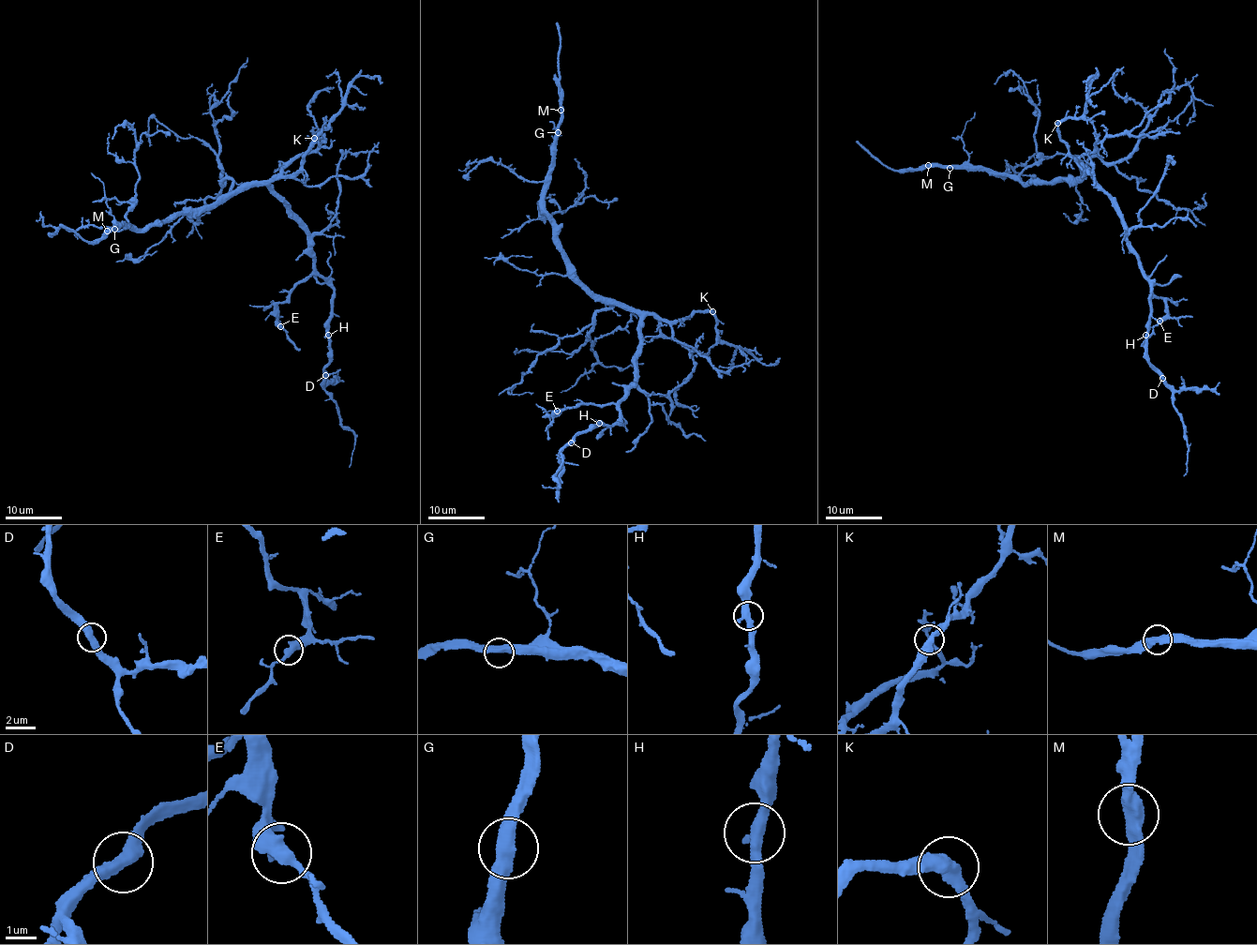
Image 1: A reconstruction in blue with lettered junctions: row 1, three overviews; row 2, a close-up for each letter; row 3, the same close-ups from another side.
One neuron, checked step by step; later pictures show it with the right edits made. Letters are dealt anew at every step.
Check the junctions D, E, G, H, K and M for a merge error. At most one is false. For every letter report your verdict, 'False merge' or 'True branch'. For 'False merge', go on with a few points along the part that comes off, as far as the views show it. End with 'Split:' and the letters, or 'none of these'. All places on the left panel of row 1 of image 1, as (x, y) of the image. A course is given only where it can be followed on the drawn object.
D: True branch
E: True branch
G: True branch
H: True branch
K: True branch
M: True branch
Split: none of these

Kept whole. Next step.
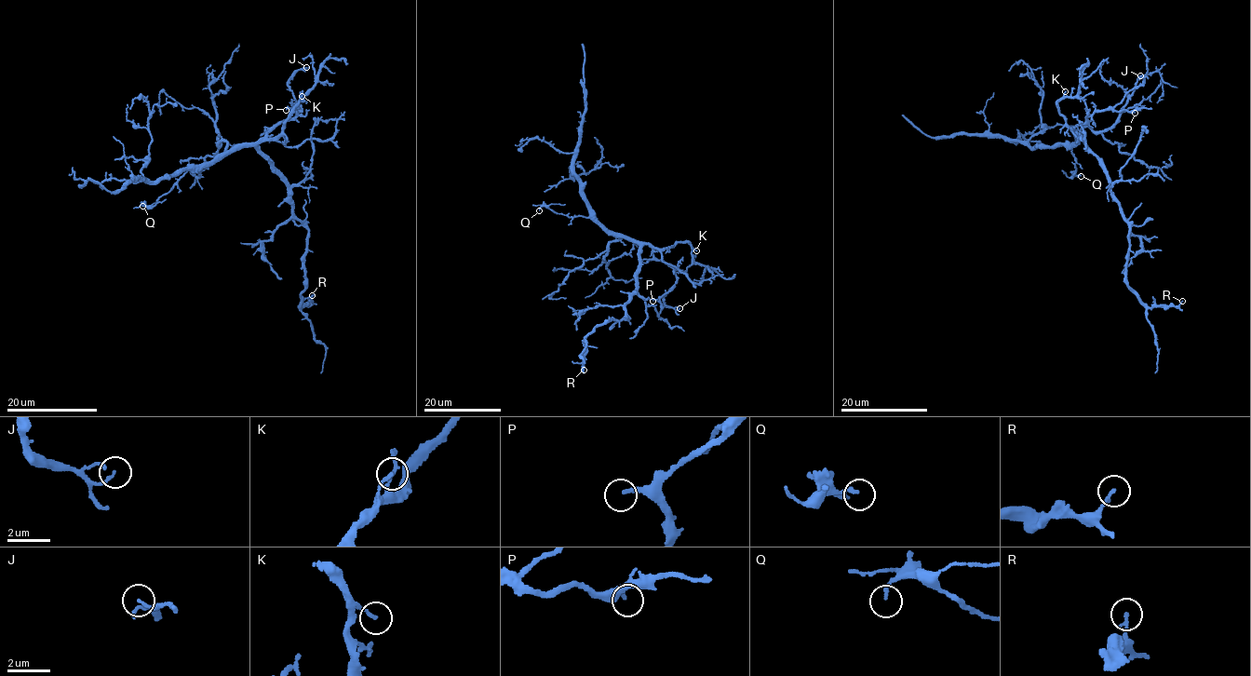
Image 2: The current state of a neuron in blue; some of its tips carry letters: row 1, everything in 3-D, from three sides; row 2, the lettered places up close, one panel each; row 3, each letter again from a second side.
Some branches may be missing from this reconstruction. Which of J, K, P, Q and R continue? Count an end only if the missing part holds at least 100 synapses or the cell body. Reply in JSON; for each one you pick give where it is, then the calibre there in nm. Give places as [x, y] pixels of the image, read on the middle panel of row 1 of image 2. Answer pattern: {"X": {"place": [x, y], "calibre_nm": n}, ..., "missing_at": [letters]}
{"missing_at": []}

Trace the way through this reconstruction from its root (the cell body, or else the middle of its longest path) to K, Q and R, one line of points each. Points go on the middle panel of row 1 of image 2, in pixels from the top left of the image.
K: (639, 249), (645, 244), (666, 248), (686, 241), (696, 250)
Q: (639, 249), (637, 243), (612, 235), (590, 218), (569, 217), (544, 206), (539, 210)
R: (639, 249), (638, 263), (634, 276), (636, 289), (624, 306), (626, 318), (600, 323), (586, 336), (584, 370)

